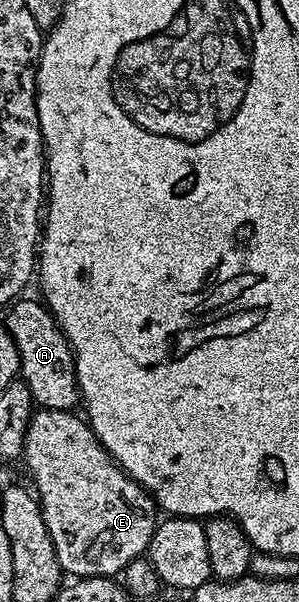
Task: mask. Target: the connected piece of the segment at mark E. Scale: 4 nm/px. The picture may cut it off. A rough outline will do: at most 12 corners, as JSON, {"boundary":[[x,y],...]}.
{"boundary":[[36,410],[21,459],[60,571],[115,577],[157,504],[74,410]]}

